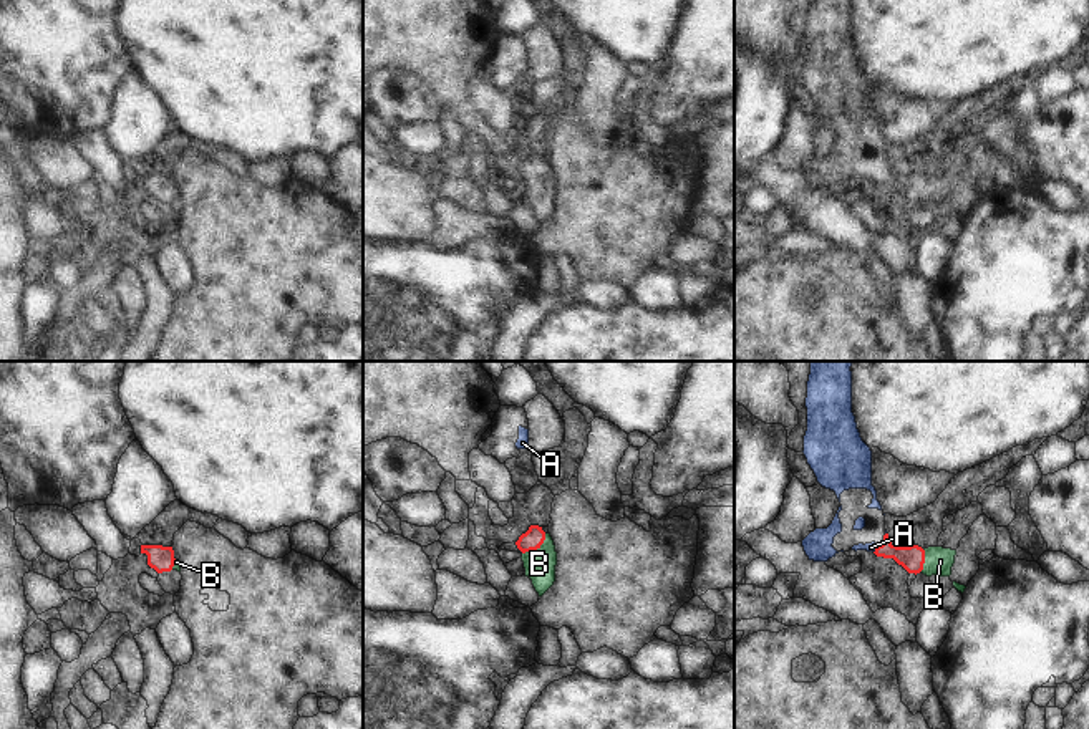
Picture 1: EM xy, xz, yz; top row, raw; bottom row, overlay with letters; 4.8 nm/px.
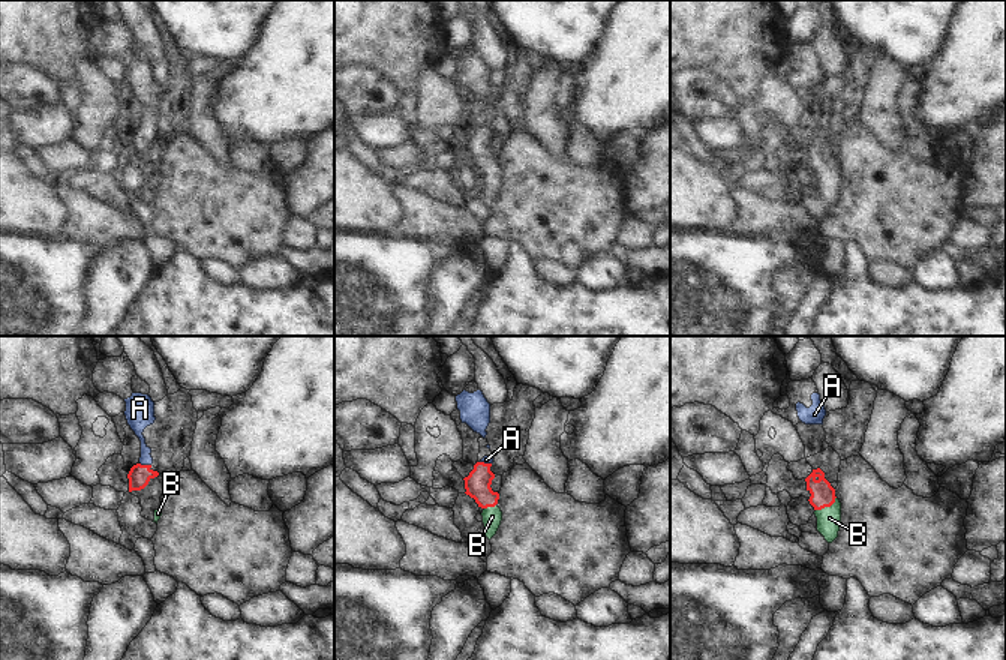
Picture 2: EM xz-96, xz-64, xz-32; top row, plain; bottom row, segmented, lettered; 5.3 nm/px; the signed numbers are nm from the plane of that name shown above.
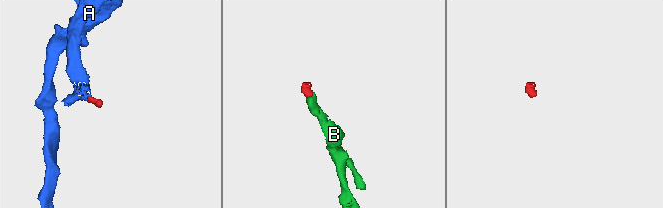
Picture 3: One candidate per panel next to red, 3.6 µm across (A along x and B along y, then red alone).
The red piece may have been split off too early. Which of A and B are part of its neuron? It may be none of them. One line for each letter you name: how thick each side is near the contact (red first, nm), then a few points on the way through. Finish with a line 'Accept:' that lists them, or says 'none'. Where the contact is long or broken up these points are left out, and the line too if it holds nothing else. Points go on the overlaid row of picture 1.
A: 120 nm thick on the red side, 50 nm on the other; runs through yz (912, 559), (876, 549), (871, 547)
B: 100 nm thick on the red side, 150 nm on the other; runs through xz (532, 539), (536, 549), (539, 564)
Accept: A, B

